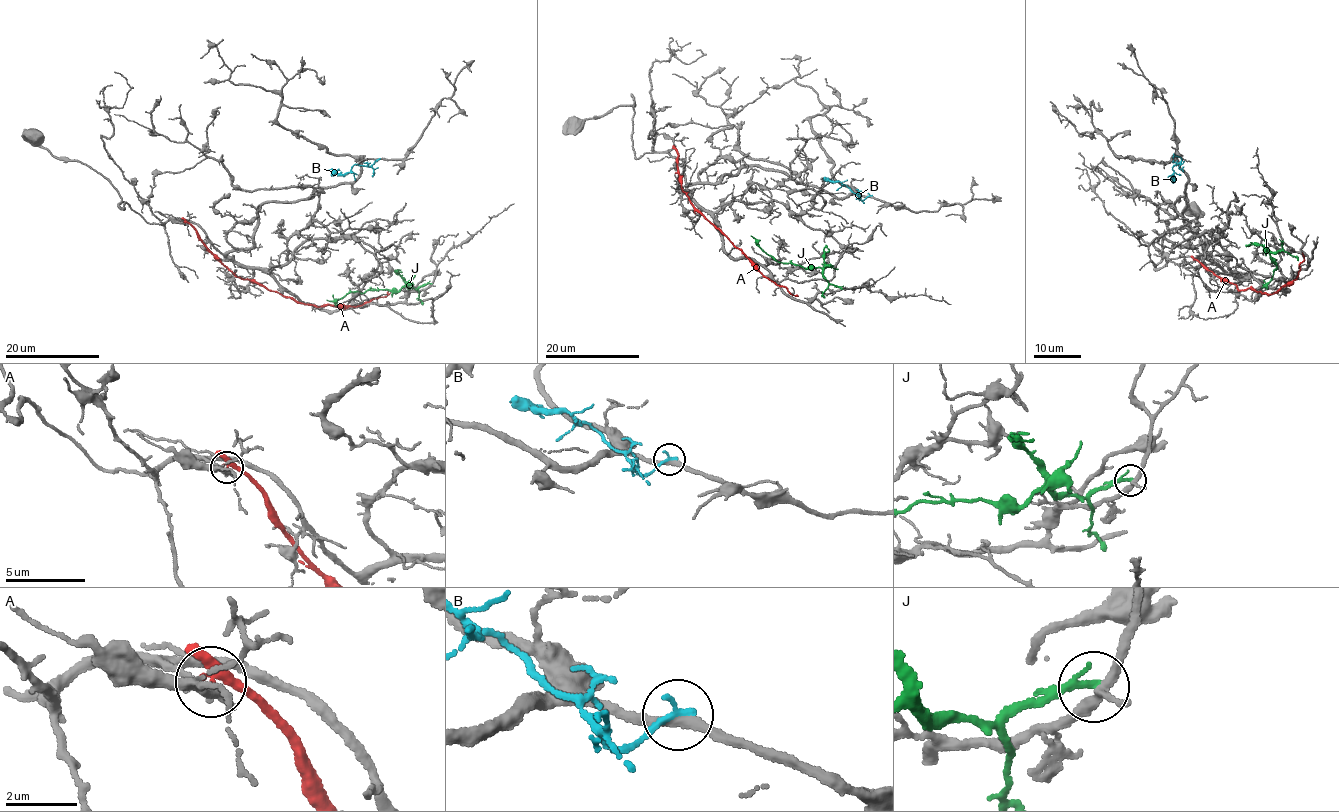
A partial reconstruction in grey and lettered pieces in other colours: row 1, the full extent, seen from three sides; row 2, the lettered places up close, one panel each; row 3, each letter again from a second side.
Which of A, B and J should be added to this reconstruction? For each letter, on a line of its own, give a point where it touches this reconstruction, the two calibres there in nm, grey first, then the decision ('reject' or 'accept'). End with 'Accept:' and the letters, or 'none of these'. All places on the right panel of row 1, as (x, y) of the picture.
A: (1193, 259) | 190/400 nm | reject
B: (1174, 155) | 240/220 nm | reject
J: (1282, 241) | 280/240 nm | reject
Accept: none of these

